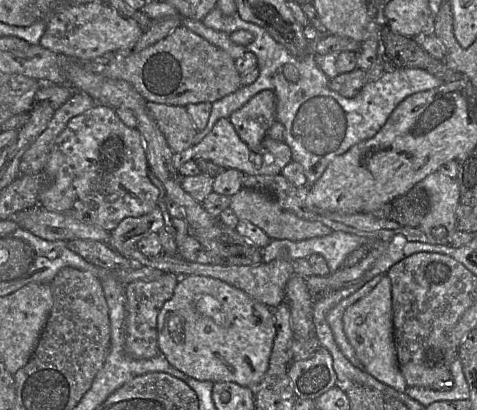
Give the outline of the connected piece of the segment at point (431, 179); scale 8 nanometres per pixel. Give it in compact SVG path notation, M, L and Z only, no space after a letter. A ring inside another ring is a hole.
M436 171L418 182L427 193L429 199L429 209L420 222L418 228L427 236L446 237L457 230L456 208L460 203L460 191L456 178L448 177Z

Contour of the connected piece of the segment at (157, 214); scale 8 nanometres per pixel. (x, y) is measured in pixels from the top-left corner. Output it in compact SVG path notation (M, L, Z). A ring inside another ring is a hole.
M160 208L139 217L127 217L110 232L108 245L121 255L130 259L130 253L137 243L151 233L158 233L164 225Z

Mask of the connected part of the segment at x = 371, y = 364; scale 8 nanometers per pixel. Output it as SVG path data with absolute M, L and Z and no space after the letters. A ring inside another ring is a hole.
M387 274L370 293L345 310L343 330L368 374L399 392L406 391L408 385L398 367L394 343L391 280Z

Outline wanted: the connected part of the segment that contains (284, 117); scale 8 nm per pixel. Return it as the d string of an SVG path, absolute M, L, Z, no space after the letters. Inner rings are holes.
M215 7L202 22L209 28L228 34L238 30L251 32L254 35L254 41L245 48L256 55L260 73L252 84L241 86L235 92L212 103L208 123L203 130L196 133L193 144L199 143L220 118L229 118L234 111L243 107L257 93L271 90L276 96L276 121L285 127L284 142L291 149L292 160L303 167L308 187L322 176L335 157L344 154L354 145L372 138L382 128L396 106L406 97L436 88L443 83L441 79L423 69L389 68L381 78L367 83L355 97L345 98L329 88L330 79L315 62L315 45L330 34L318 32L315 39L309 42L309 53L297 58L275 41L264 28L242 20L237 12L225 15ZM287 64L293 64L298 69L297 82L290 82L284 77L283 67Z

